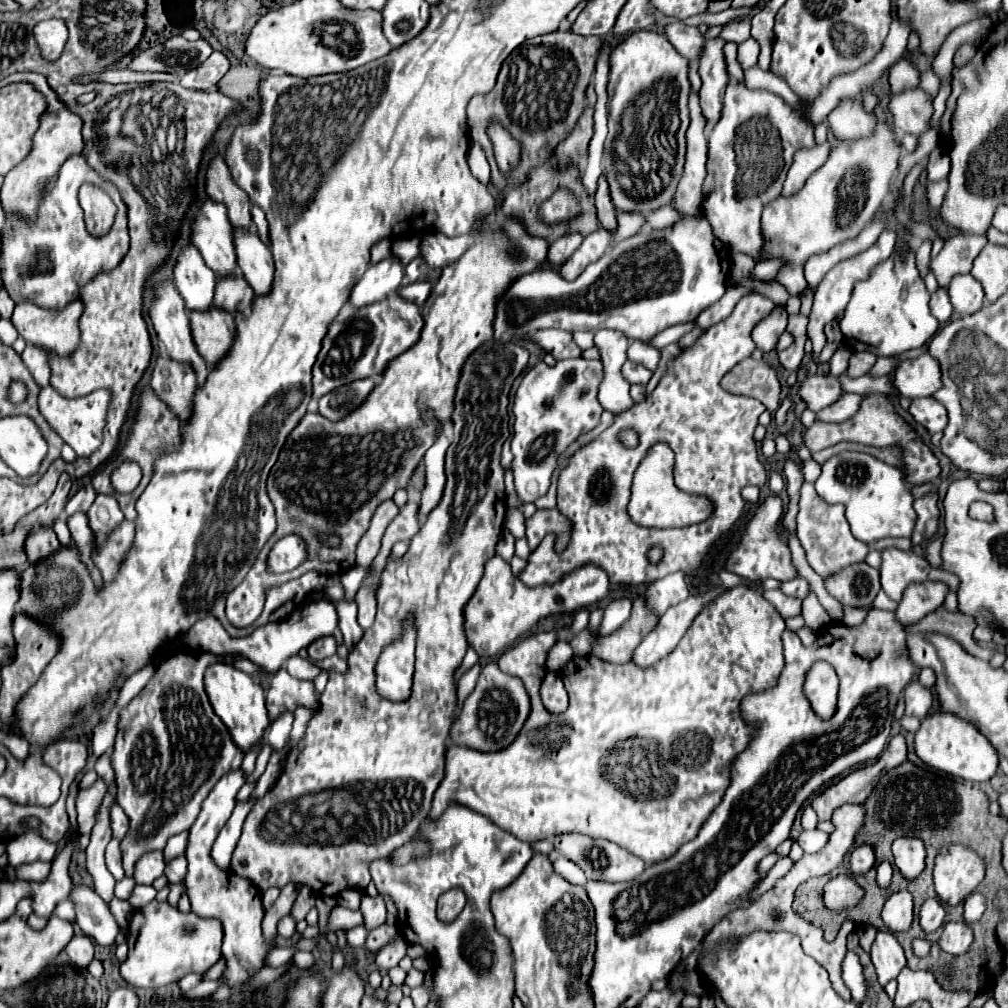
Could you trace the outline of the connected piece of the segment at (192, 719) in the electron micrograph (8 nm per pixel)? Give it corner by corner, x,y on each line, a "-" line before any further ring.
174,651
164,655
164,659
158,663
152,675
152,681
148,681
148,685
120,711
114,753
110,759
116,771
116,787
118,787
116,803
130,817
130,831
122,839
122,857
126,875
134,873
136,861
146,851
154,849
162,851
168,837
190,829
200,813
202,801
208,797
218,779
230,771
240,769
244,753
230,739
230,733
226,731
220,717
214,713
208,695
204,691
204,673
214,663
232,665
234,657
232,655
218,657
214,653
198,653
198,651
184,653

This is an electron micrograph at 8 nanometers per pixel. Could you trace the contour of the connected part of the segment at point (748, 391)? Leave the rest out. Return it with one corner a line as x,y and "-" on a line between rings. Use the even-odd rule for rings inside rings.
744,359
738,365
734,365
724,377
722,387
734,395
748,395
754,399
760,399
770,413
774,413
780,407
780,381
776,377
776,371
768,367
764,361

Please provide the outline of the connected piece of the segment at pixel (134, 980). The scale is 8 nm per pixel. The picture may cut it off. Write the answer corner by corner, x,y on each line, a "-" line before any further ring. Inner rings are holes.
150,901
132,915
128,925
128,957
120,963
122,977
134,987
158,989
170,981
182,979
186,973
204,973
220,957
222,925
216,919
202,919
194,913
180,913
168,903

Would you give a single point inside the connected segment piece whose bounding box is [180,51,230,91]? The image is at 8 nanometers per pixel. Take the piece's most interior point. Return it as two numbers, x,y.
204,78

